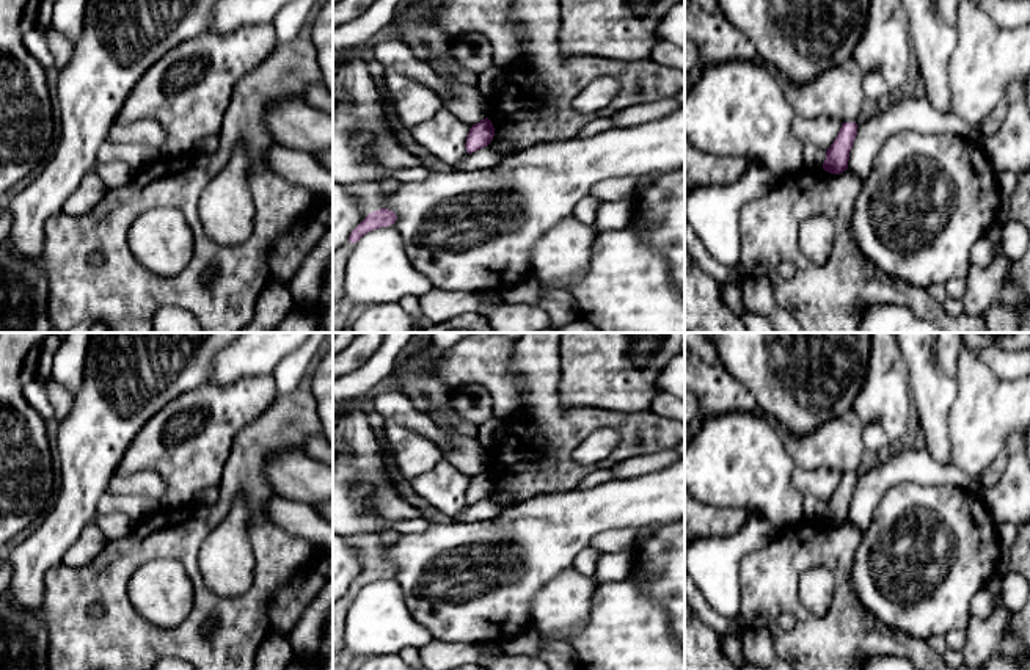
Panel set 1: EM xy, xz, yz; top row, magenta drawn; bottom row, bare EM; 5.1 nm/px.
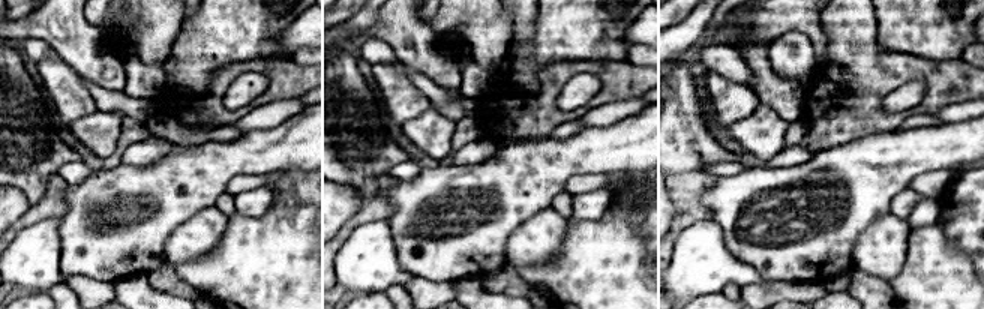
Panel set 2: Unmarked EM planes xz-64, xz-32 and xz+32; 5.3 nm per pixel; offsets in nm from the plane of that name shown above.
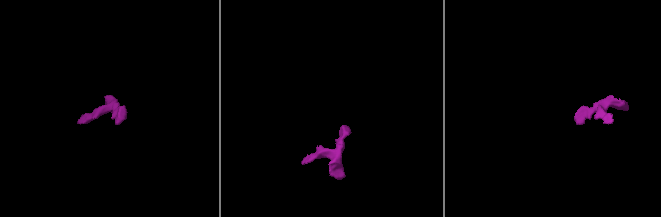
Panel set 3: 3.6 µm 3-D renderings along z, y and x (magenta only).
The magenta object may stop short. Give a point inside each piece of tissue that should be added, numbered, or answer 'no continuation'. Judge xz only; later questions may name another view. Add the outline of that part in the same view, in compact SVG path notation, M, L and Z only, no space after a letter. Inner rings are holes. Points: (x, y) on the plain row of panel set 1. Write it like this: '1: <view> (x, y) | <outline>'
1: xz (368, 546) | M389 529L375 533L349 535L344 537L344 540L360 559L364 571L369 565L383 560L383 548L389 543L397 541L399 537L399 532Z

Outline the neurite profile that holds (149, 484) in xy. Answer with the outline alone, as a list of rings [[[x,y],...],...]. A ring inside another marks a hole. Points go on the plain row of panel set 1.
[[[137,471],[129,474],[116,472],[107,488],[113,496],[146,496],[160,499],[165,494],[166,485],[160,474],[154,471]]]

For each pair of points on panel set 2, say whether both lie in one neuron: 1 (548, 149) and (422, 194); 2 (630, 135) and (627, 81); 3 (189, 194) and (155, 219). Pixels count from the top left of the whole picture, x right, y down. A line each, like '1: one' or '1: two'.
1: one
2: two
3: one

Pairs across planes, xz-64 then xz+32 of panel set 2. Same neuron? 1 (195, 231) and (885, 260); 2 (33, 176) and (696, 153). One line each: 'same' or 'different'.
1: same
2: same

